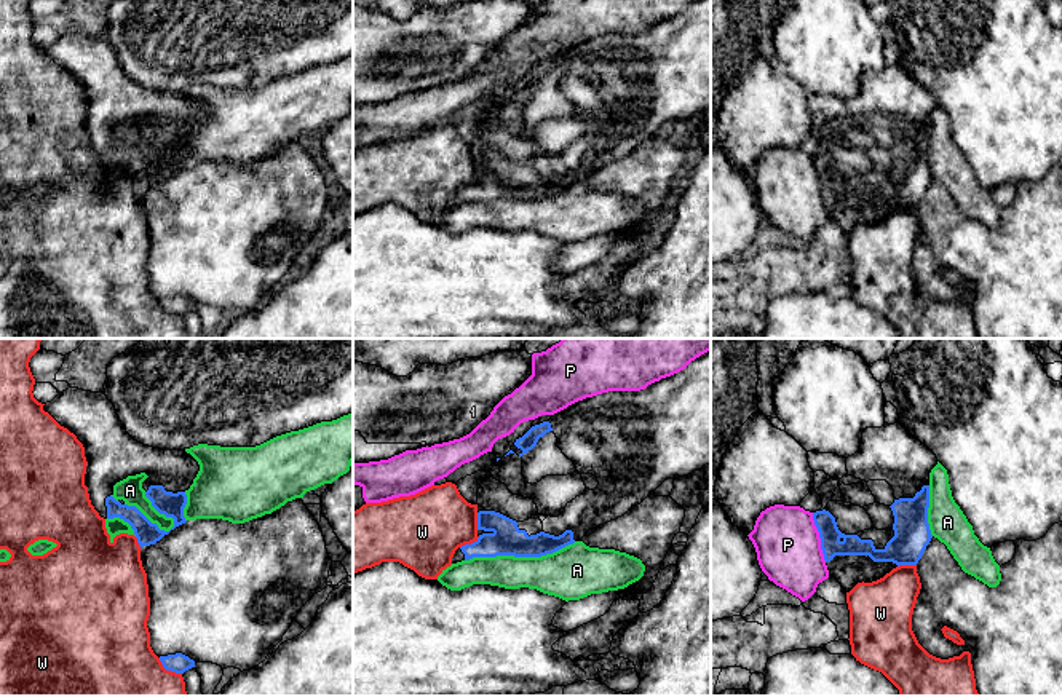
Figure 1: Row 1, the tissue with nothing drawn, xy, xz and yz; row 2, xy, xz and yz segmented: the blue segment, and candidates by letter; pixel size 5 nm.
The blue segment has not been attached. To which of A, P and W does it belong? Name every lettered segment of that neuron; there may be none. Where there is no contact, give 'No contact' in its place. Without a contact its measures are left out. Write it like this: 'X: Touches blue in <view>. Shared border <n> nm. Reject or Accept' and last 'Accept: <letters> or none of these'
A: Touches blue in xz. Shared border 550 nm. Reject
P: Touches blue in yz. Shared border 260 nm. Reject
W: Touches blue in xy. Shared border 150 nm. Reject
Accept: none of these

